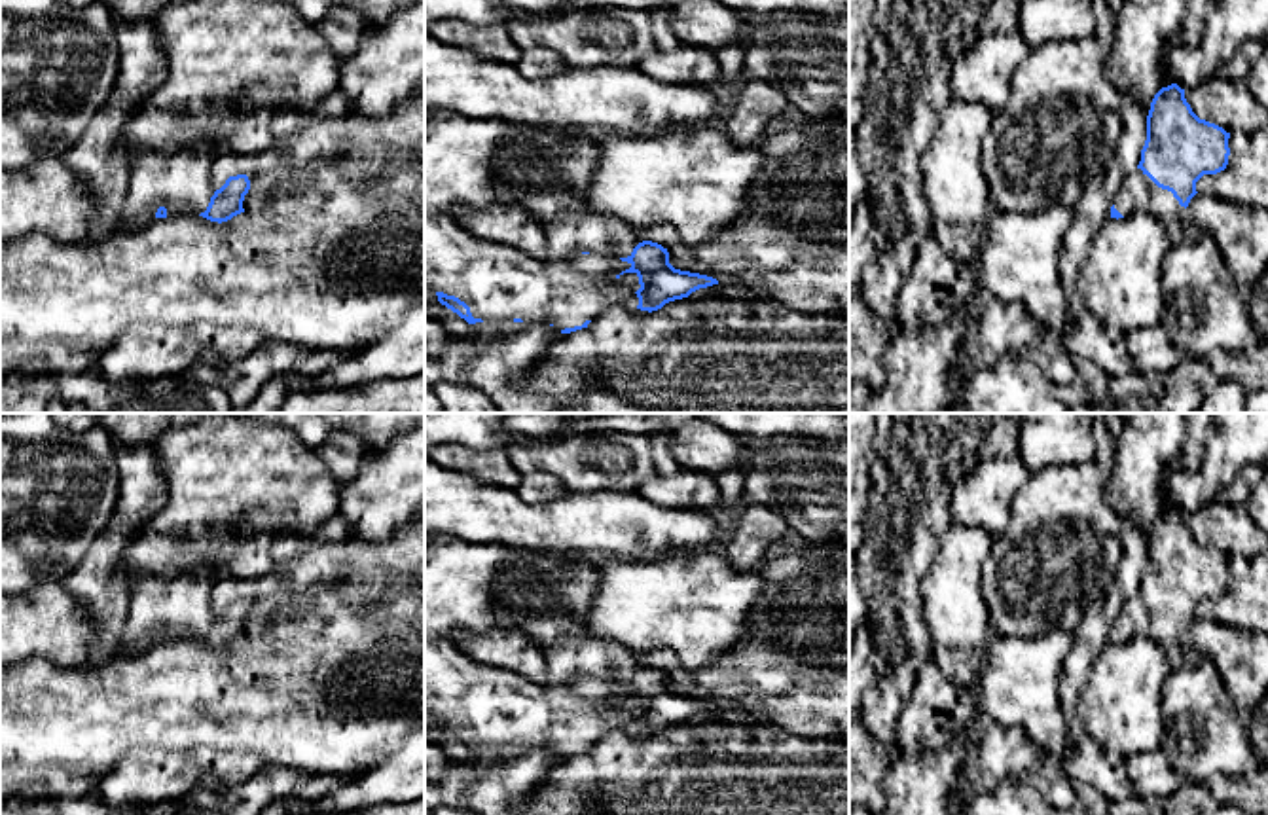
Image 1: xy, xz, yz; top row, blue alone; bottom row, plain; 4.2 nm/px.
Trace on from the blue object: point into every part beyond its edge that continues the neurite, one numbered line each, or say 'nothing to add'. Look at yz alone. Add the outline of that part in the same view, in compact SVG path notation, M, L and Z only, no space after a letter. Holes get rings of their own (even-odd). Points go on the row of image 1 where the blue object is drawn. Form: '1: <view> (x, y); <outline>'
1: yz (1138, 192); M1141 169L1126 174L1114 199L1114 208L1122 216L1135 210L1147 212L1156 218L1171 237L1177 237L1186 218L1185 207L1179 205L1173 193L1158 188Z

